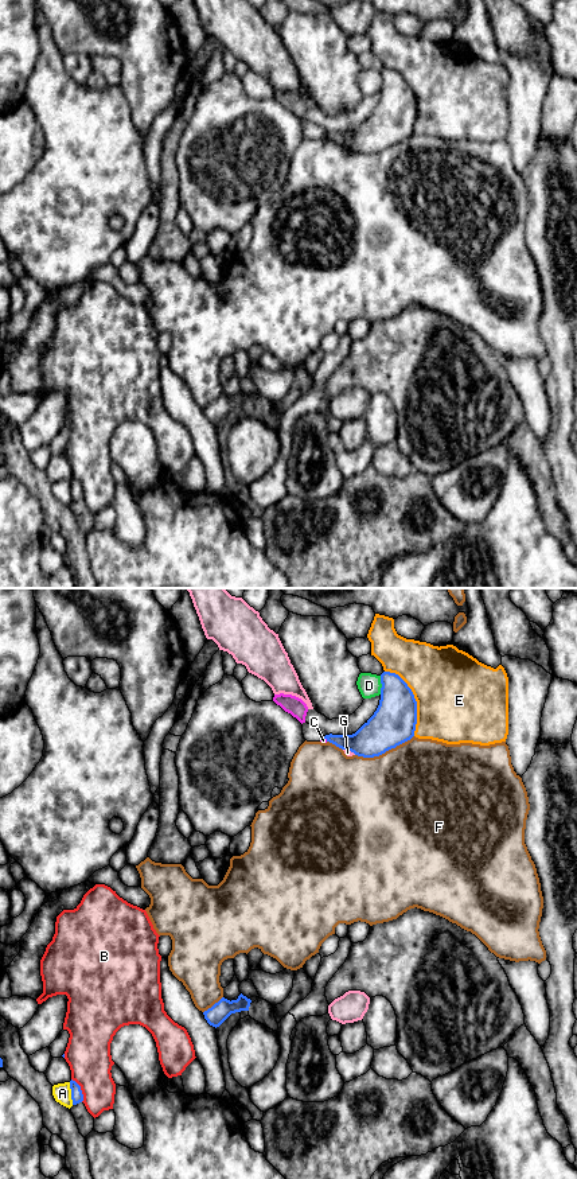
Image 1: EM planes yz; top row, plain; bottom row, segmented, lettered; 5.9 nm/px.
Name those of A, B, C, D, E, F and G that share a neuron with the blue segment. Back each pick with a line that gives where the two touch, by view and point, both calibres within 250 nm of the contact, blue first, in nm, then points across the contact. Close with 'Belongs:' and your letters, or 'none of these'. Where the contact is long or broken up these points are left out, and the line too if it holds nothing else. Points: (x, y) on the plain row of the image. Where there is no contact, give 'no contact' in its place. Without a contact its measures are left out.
Belongs: none of these

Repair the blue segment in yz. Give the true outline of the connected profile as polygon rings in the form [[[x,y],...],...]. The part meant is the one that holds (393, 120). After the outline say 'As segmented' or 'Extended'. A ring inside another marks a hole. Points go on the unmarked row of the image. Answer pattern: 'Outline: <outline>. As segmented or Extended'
Outline: [[[395,70],[381,71],[381,97],[374,112],[352,132],[325,132],[336,144],[358,153],[374,155],[414,133],[417,98],[408,81]]]. As segmented

